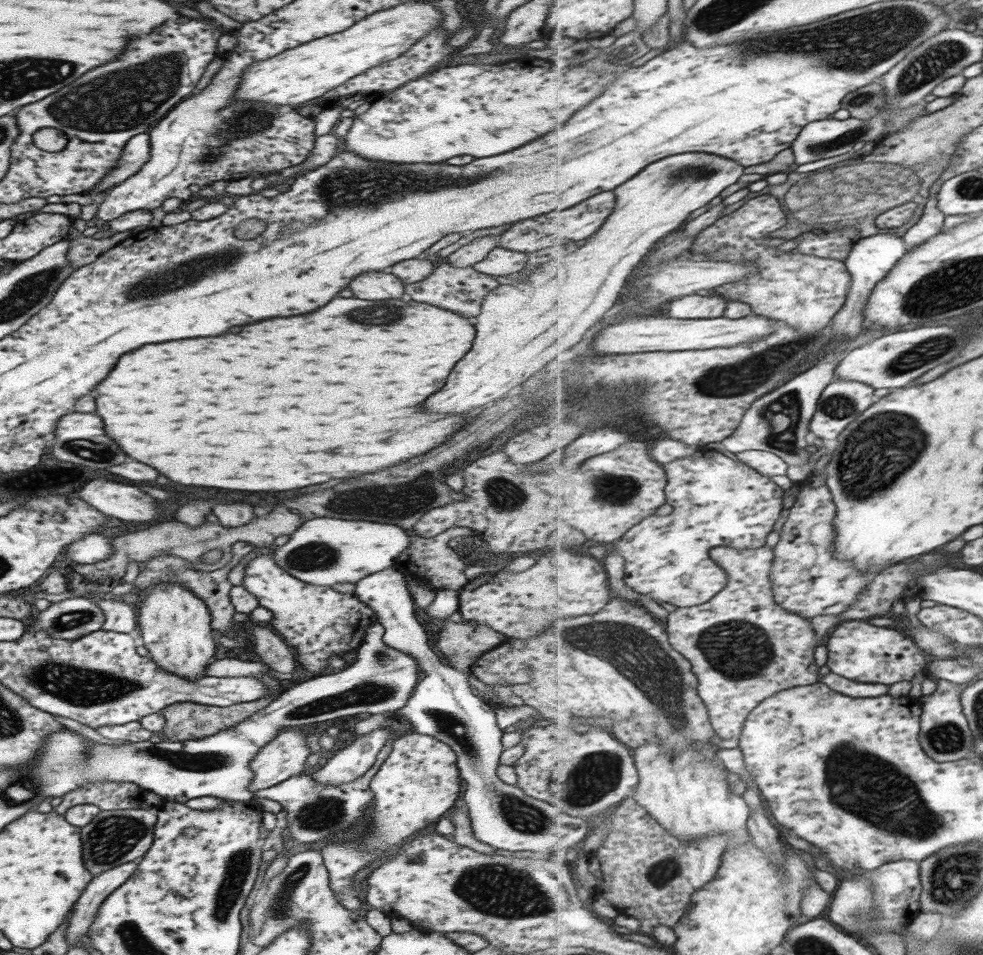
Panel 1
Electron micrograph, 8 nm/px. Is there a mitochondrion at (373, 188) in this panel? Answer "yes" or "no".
yes

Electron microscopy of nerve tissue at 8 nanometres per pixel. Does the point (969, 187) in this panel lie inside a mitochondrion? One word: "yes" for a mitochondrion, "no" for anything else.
yes

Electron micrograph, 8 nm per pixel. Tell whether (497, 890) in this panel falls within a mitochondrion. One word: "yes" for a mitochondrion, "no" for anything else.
yes

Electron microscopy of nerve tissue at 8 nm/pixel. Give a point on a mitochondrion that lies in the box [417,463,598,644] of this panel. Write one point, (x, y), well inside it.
(502, 494)

